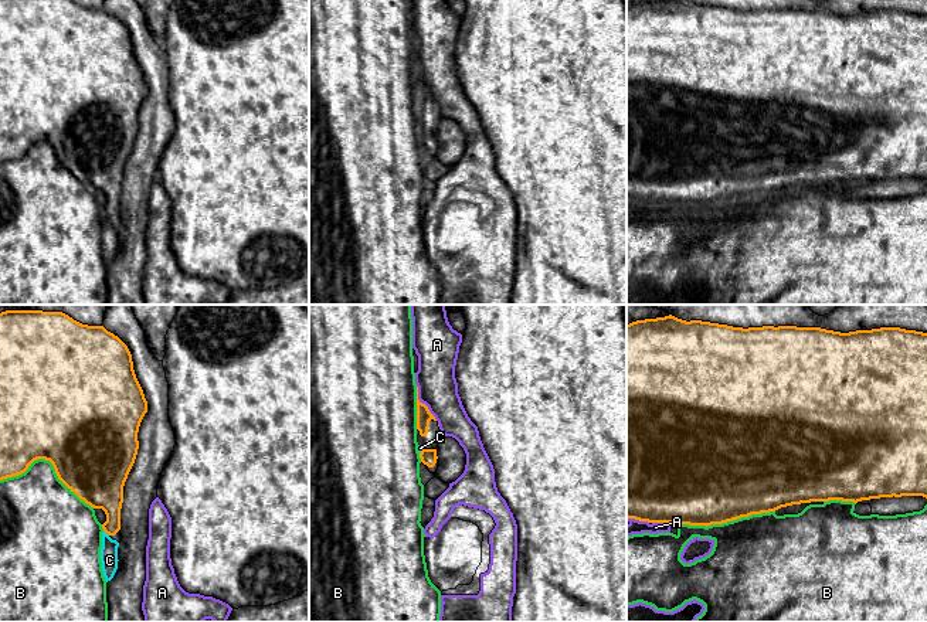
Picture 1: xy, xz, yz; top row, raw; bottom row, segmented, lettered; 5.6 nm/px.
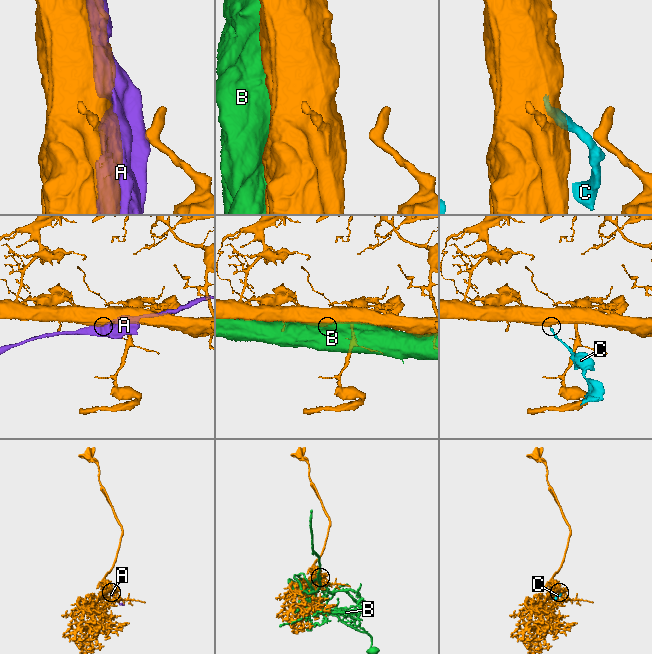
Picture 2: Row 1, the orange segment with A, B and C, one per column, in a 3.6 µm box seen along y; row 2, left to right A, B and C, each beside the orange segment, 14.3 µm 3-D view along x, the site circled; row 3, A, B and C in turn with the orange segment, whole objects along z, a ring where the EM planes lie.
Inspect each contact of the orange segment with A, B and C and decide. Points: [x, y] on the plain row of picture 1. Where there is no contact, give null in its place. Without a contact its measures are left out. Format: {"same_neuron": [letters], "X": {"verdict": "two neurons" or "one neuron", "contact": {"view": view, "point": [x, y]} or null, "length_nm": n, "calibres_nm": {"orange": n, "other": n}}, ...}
{"same_neuron": ["C"], "A": {"verdict": "two neurons", "contact": {"view": "xz", "point": [421, 85]}, "length_nm": 240, "calibres_nm": {"orange": 80, "other": 220}}, "B": {"verdict": "two neurons", "contact": {"view": "xy", "point": [51, 145]}, "length_nm": 550, "calibres_nm": {"orange": 500, "other": 380}}, "C": {"verdict": "one neuron", "contact": {"view": "xy", "point": [107, 216]}, "length_nm": 50, "calibres_nm": {"orange": 220, "other": 100}}}

